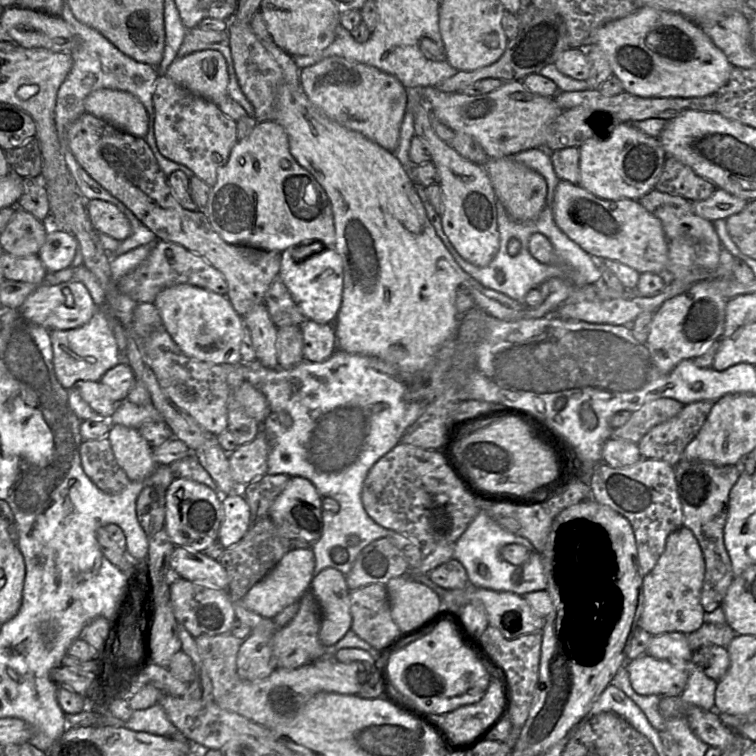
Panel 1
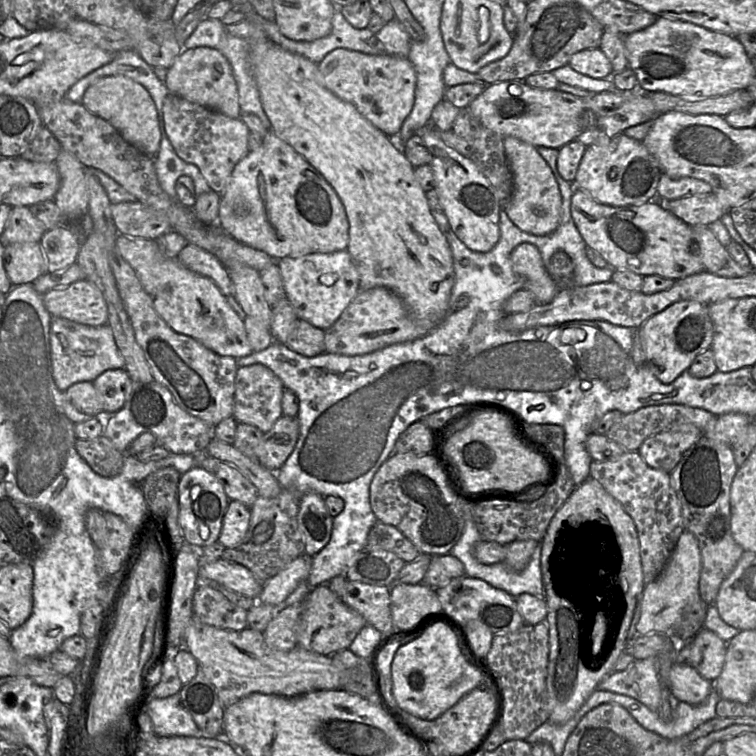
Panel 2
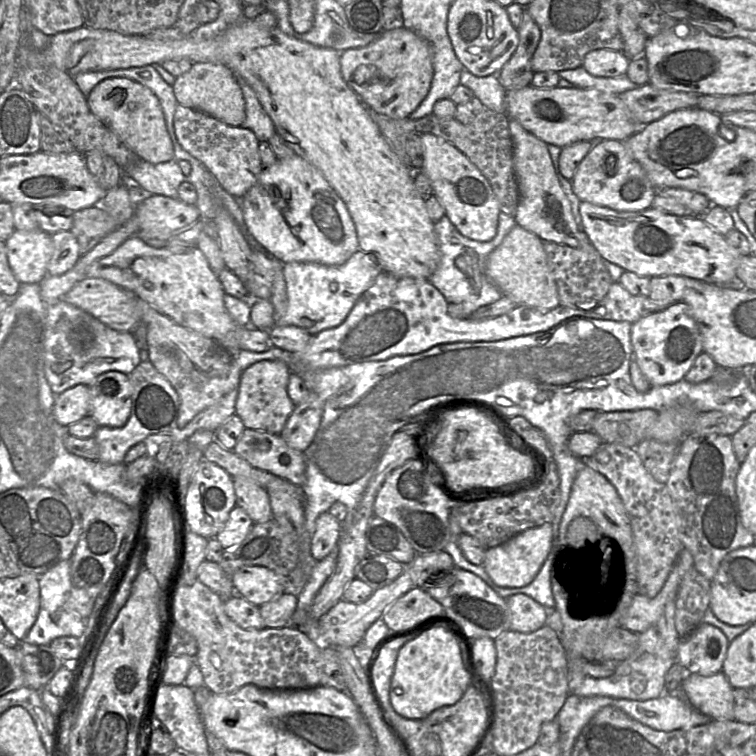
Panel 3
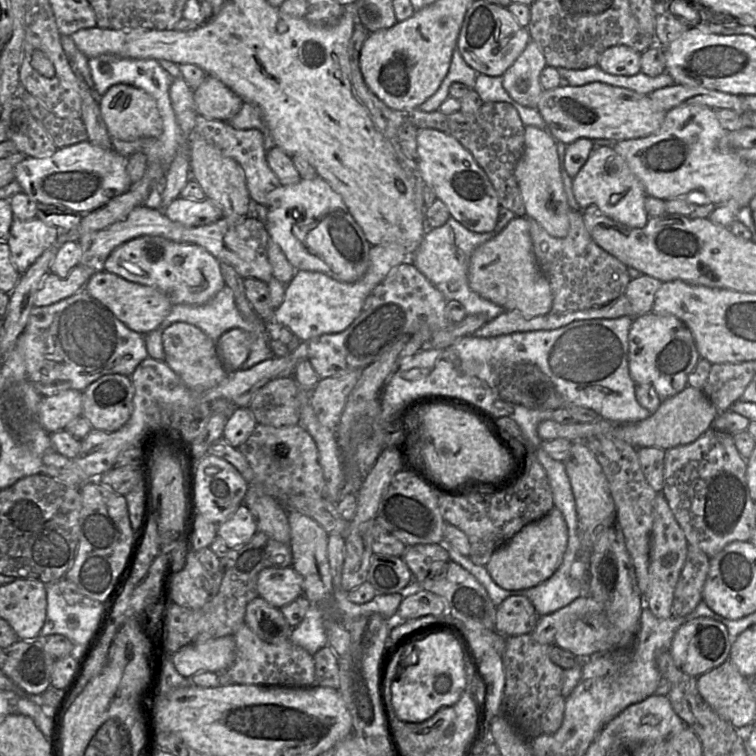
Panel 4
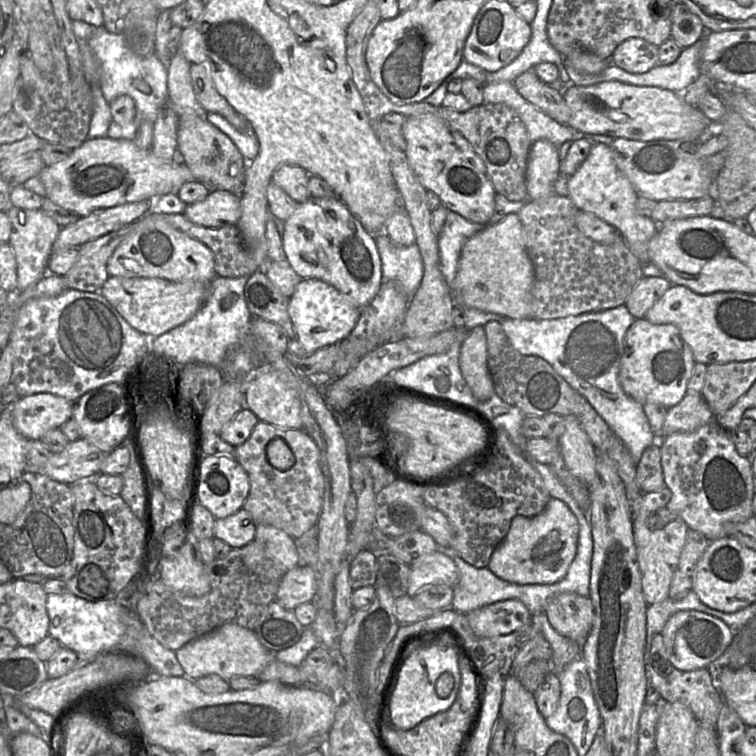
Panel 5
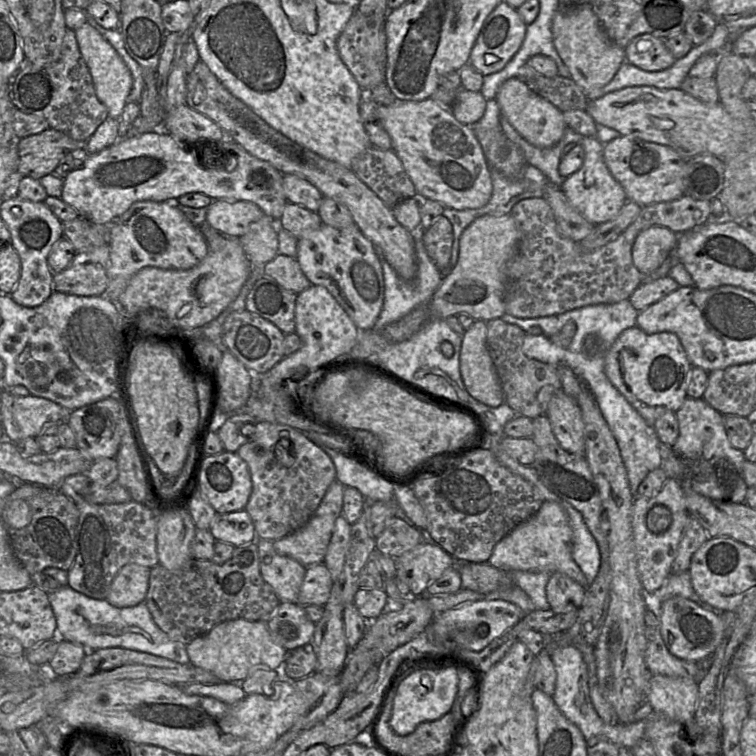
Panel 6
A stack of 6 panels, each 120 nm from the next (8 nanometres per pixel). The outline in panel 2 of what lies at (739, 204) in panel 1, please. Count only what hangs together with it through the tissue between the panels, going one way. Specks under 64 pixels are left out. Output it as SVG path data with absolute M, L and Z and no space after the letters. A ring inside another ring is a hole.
M713 192L669 201L656 200L691 227L708 226L728 212Z

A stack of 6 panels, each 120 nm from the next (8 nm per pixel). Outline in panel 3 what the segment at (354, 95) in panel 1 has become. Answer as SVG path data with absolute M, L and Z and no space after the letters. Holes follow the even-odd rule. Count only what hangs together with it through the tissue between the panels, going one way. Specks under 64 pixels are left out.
M405 27L383 31L374 42L365 47L349 48L342 51L340 67L344 81L365 106L393 119L409 117L420 105L429 92L434 74L432 50L429 43L416 32Z

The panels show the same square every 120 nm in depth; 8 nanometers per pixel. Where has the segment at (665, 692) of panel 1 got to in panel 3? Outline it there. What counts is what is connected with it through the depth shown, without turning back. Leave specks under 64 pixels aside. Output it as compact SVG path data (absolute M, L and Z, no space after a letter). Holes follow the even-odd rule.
M722 671L709 676L687 674L680 690L701 714L712 720L733 720L734 689Z

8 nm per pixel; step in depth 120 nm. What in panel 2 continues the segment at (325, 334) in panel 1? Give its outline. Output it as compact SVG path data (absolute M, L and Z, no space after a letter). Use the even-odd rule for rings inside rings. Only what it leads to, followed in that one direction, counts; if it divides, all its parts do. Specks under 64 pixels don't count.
M298 319L284 345L298 354L314 357L325 352L324 336L325 330Z

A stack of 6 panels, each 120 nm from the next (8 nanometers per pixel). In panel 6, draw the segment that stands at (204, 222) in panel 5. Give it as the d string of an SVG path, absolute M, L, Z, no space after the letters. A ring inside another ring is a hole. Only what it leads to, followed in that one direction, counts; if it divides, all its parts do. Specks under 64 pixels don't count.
M213 200L207 207L206 225L221 234L239 238L250 225L265 215L252 202L236 200Z

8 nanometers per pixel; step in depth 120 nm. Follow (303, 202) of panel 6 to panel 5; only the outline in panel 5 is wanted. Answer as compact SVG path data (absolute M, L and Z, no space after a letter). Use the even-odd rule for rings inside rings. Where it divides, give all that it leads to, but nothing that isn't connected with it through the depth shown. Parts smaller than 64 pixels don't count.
M283 164L272 175L272 182L284 190L297 203L305 202L310 196L308 173L297 165Z

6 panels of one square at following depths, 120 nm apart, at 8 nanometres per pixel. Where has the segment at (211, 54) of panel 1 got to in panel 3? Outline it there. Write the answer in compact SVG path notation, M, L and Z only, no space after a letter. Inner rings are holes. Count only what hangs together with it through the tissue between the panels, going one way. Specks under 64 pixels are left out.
M212 62L192 63L187 72L176 77L172 87L178 104L199 110L233 127L240 126L245 119L242 90L236 75L225 65Z

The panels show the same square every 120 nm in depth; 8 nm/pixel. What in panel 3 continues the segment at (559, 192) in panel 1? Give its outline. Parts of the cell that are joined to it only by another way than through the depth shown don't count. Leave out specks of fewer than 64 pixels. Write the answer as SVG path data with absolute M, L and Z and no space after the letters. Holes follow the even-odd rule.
M581 201L581 229L610 263L644 277L684 276L709 284L746 289L737 279L740 251L728 244L702 216L676 216L653 207L640 212L619 212Z

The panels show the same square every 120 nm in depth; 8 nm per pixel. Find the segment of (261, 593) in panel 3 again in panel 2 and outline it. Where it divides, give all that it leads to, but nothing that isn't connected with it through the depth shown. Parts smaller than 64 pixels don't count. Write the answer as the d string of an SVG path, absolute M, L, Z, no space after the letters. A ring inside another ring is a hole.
M201 556L199 566L200 583L217 582L224 587L256 600L259 596L263 583L243 565L217 559L204 561Z

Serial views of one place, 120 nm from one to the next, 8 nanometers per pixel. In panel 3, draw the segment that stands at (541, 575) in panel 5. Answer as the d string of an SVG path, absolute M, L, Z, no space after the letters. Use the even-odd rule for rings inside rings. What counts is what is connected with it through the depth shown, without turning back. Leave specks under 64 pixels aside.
M544 523L541 526L522 531L498 546L488 548L483 567L496 585L506 588L523 587L534 580L546 560L552 544L552 523Z

